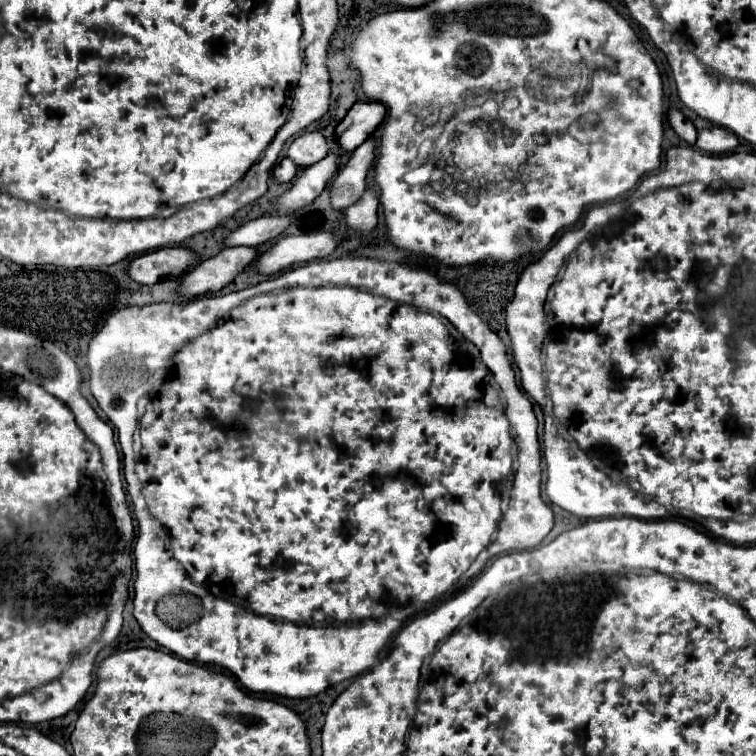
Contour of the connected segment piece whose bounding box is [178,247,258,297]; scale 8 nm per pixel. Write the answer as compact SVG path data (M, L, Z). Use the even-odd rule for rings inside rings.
M252 247L222 249L216 257L204 259L196 267L184 273L178 295L196 297L210 291L220 291L240 271L244 271L256 257L258 257L258 251Z

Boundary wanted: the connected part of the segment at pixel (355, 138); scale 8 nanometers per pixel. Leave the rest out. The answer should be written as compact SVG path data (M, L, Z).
M364 101L364 103L354 103L348 115L340 121L336 127L336 139L338 145L352 153L356 147L360 147L370 133L382 123L386 115L384 105L378 105L374 101Z

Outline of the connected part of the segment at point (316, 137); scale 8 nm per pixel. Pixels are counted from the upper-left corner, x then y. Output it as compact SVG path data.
M312 131L296 137L292 145L288 147L288 157L298 165L298 167L310 167L324 159L328 153L326 139L322 133Z

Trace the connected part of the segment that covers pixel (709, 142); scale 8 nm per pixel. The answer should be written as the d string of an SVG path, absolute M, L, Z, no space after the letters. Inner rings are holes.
M722 127L702 129L696 141L696 147L708 153L730 153L732 149L736 149L736 145L738 145L738 137Z

